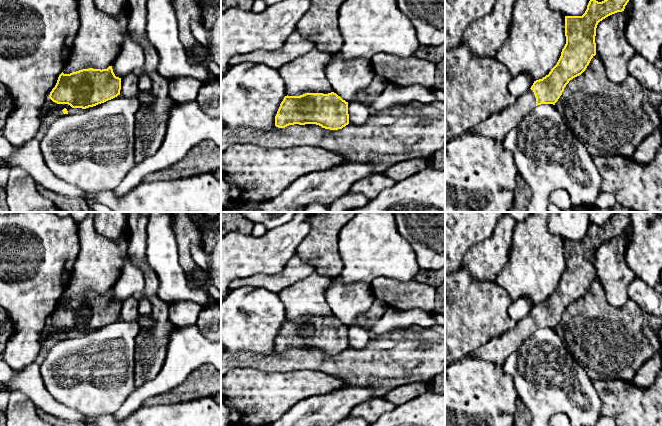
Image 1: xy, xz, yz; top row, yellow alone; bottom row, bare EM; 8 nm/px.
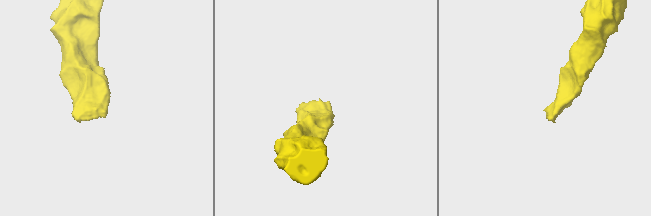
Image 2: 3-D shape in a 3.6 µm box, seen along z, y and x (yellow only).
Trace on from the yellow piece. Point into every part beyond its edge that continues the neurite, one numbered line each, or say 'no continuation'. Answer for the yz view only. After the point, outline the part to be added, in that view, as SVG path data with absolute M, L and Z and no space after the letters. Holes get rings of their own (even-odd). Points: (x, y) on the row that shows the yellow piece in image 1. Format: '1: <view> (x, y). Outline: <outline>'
1: yz (496, 126). Outline: M533 90L515 99L512 106L495 113L481 121L476 127L468 131L498 142L503 142L507 133L520 124L522 119L536 107L536 97Z

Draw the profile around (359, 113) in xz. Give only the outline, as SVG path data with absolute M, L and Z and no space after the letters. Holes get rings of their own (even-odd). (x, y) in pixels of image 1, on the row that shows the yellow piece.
M362 98L348 102L349 123L354 125L364 124L372 114L369 106L365 105Z

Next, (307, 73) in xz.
M313 48L282 65L278 72L285 81L287 95L300 96L305 93L333 92L326 77L326 68L333 54Z

